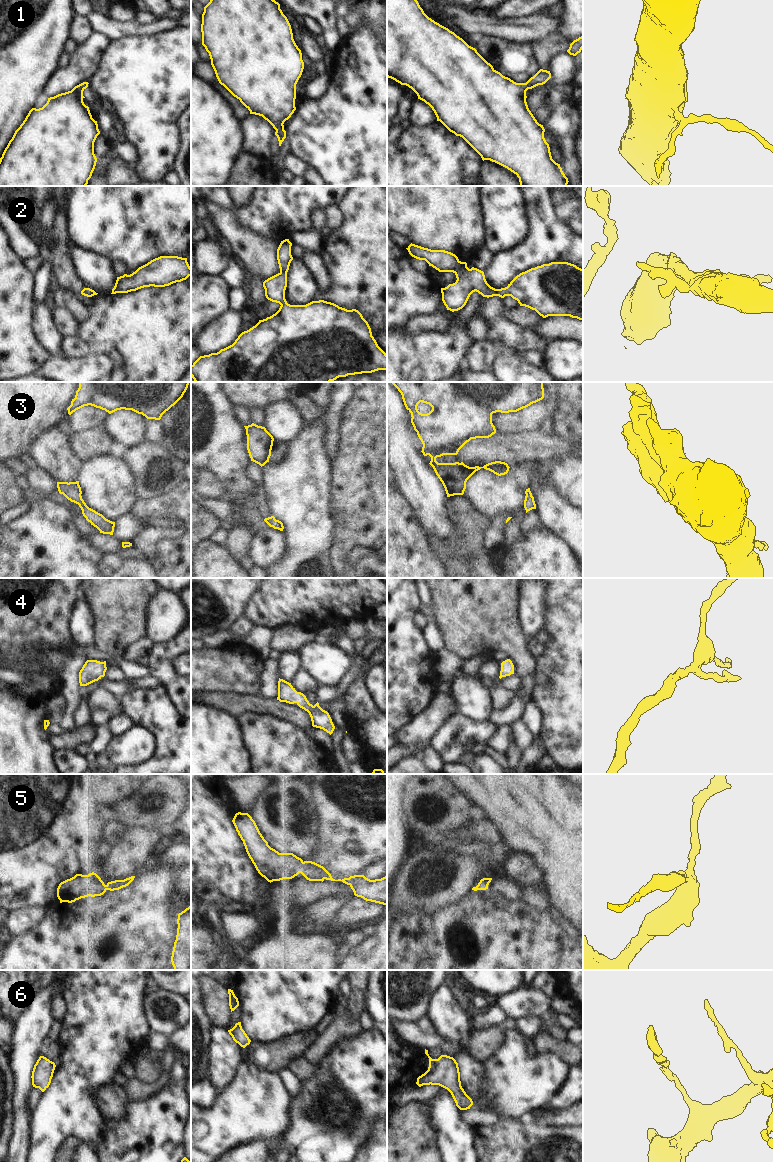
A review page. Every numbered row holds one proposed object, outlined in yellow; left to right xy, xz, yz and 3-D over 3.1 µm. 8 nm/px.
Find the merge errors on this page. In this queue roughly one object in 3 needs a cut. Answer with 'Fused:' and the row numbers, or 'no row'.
Fused: no row.

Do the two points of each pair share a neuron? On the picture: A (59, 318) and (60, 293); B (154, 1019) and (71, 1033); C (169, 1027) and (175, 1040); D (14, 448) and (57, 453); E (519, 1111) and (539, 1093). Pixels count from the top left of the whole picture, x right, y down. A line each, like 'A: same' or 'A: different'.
A: different
B: different
C: different
D: different
E: same

